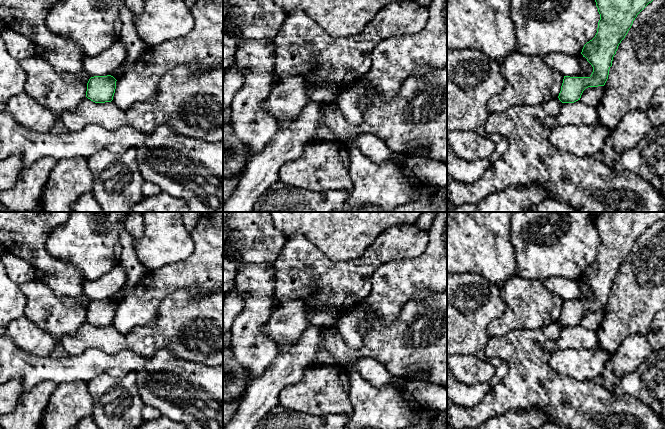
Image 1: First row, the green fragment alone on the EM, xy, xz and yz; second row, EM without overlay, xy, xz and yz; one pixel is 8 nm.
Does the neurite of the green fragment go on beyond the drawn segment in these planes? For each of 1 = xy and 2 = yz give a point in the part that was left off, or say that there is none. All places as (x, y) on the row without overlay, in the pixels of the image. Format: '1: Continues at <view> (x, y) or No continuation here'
1: No continuation here
2: No continuation here

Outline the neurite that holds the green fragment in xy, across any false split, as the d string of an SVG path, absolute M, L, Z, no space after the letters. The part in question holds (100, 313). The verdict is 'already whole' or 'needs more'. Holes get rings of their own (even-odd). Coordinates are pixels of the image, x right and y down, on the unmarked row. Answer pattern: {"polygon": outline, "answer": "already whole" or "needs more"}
{"polygon": "M111 299L91 301L87 307L86 321L95 327L111 326L116 305Z", "answer": "already whole"}

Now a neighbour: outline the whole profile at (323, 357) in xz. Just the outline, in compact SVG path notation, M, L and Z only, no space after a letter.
M319 350L316 353L316 357L310 367L328 364L334 364L334 359L331 353L326 350Z

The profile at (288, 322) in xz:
M291 300L279 305L262 328L277 343L278 350L286 352L310 325L305 303L302 300Z

